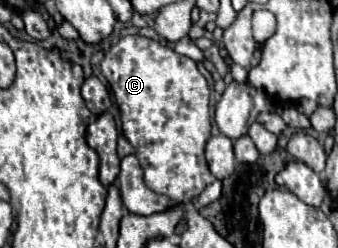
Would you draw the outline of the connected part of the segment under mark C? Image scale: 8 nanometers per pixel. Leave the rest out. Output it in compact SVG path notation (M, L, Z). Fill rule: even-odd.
M140 35L122 37L110 51L104 55L100 63L102 75L113 94L122 119L122 133L136 149L136 157L144 169L146 185L176 203L194 201L206 185L210 185L216 177L210 173L208 163L204 159L204 145L210 135L212 111L210 111L210 87L204 75L198 71L196 61L178 55L174 49Z

